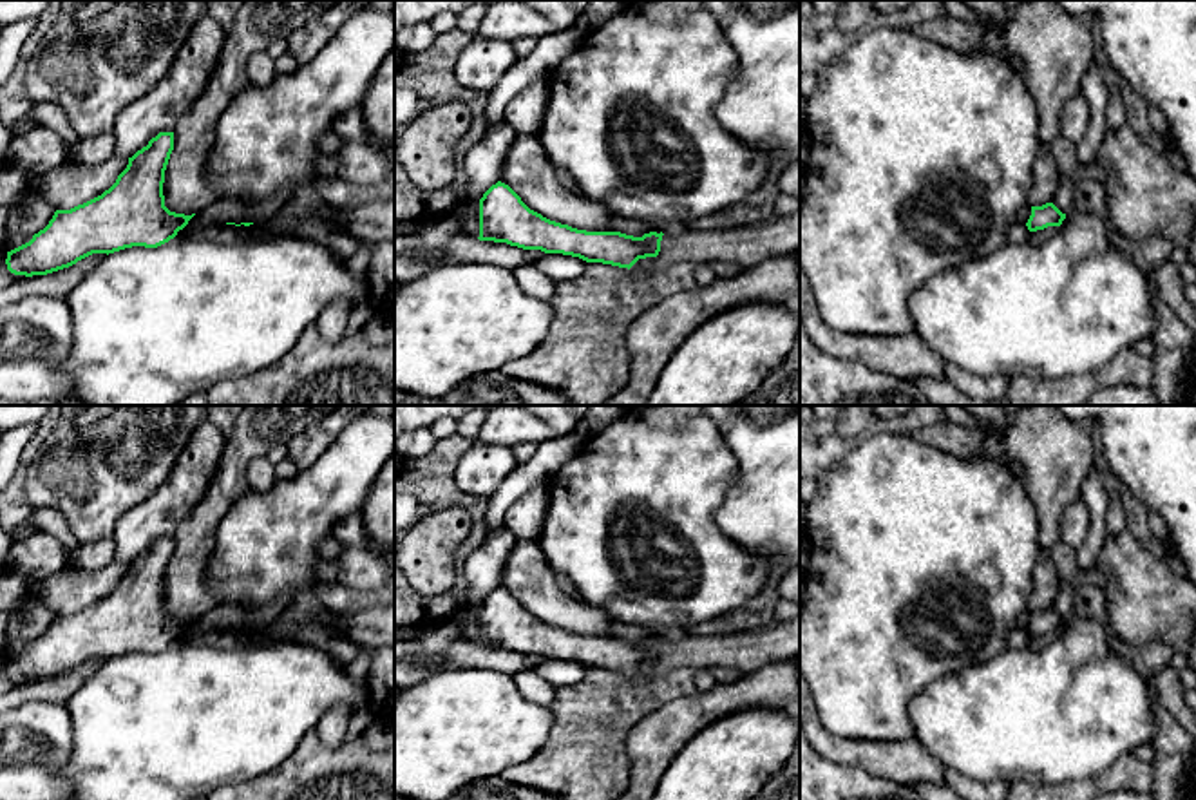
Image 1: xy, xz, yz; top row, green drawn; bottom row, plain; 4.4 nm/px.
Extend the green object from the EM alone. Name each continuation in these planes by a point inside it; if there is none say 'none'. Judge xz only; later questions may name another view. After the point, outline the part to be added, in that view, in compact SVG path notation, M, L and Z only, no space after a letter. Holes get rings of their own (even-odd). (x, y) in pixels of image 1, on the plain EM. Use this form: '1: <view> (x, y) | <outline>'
1: xz (746, 652) | M800 615L778 624L767 624L760 630L726 633L726 635L688 635L684 641L662 641L660 657L657 662L639 664L630 675L651 679L660 673L669 673L679 668L733 668L742 675L751 673L769 662L800 657Z

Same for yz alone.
1: yz (1064, 600) | M1060 581L1060 592L1053 603L1053 610L1062 617L1062 619L1071 619L1071 605L1075 599L1075 588L1071 586L1069 581Z

